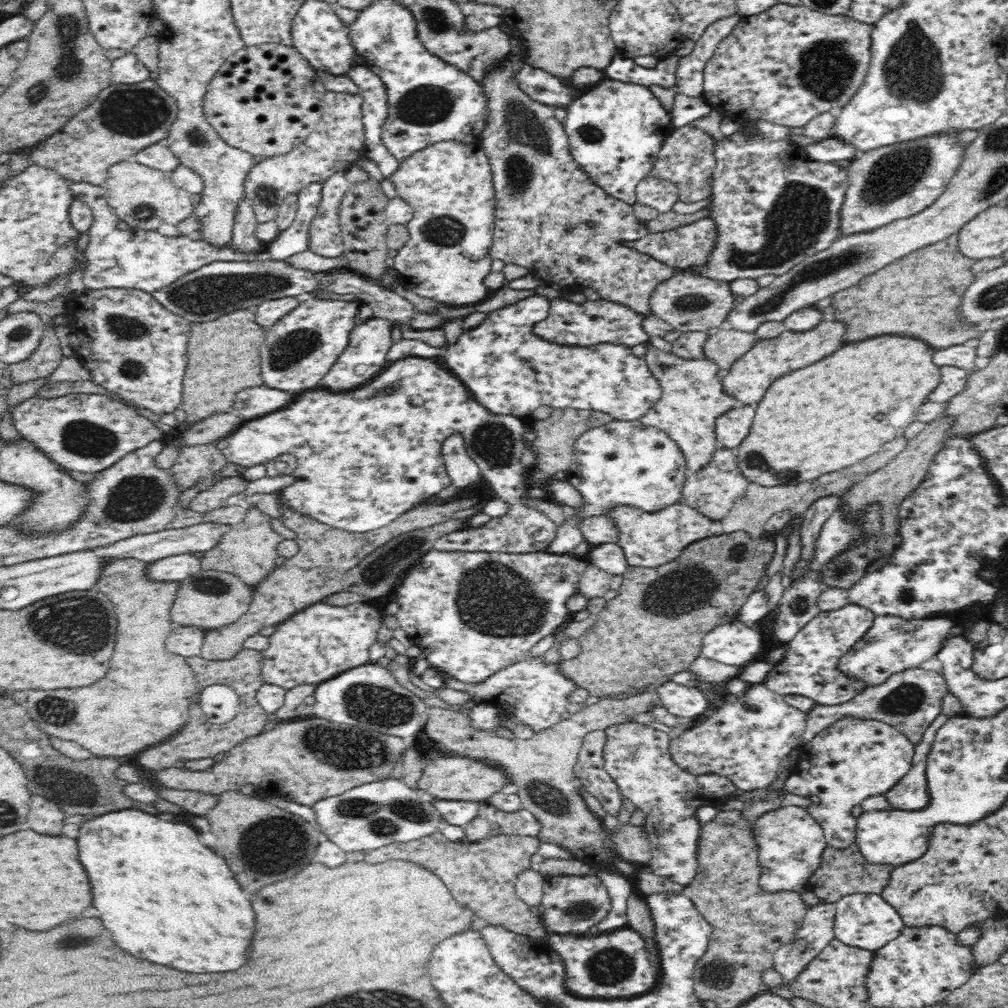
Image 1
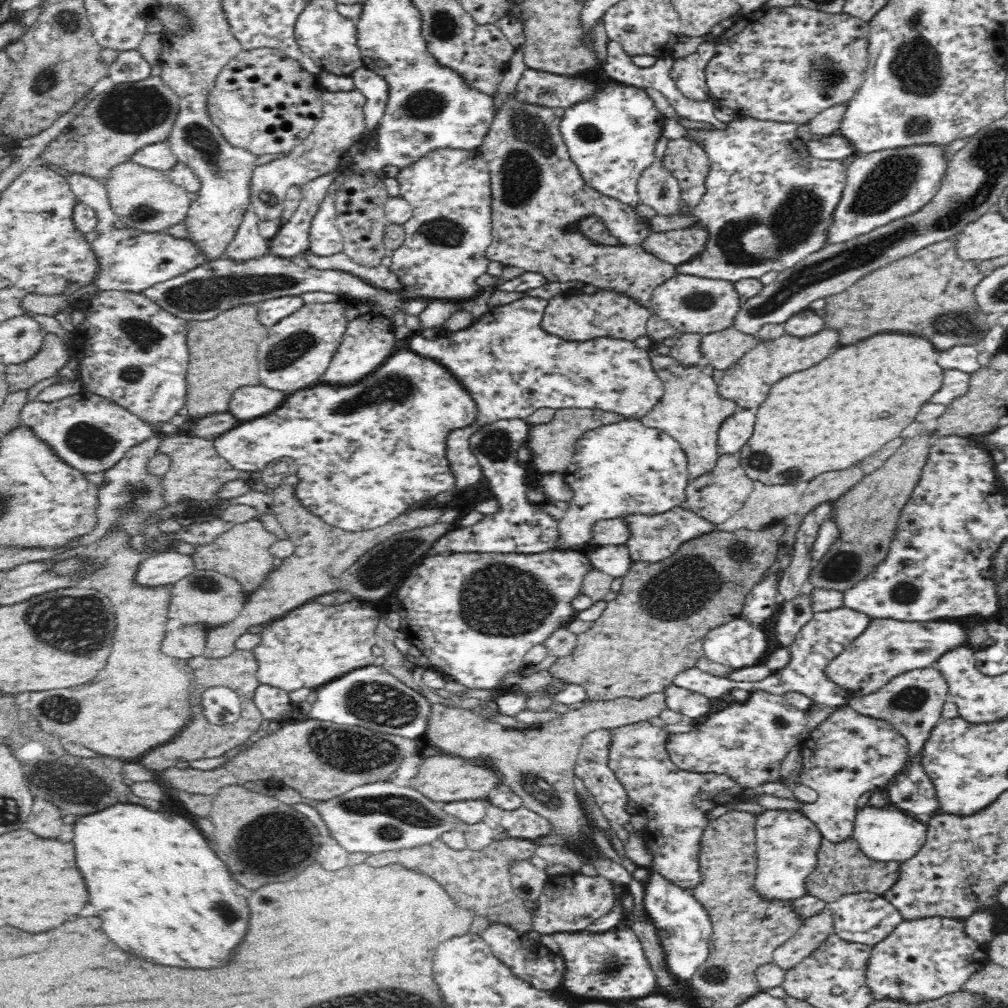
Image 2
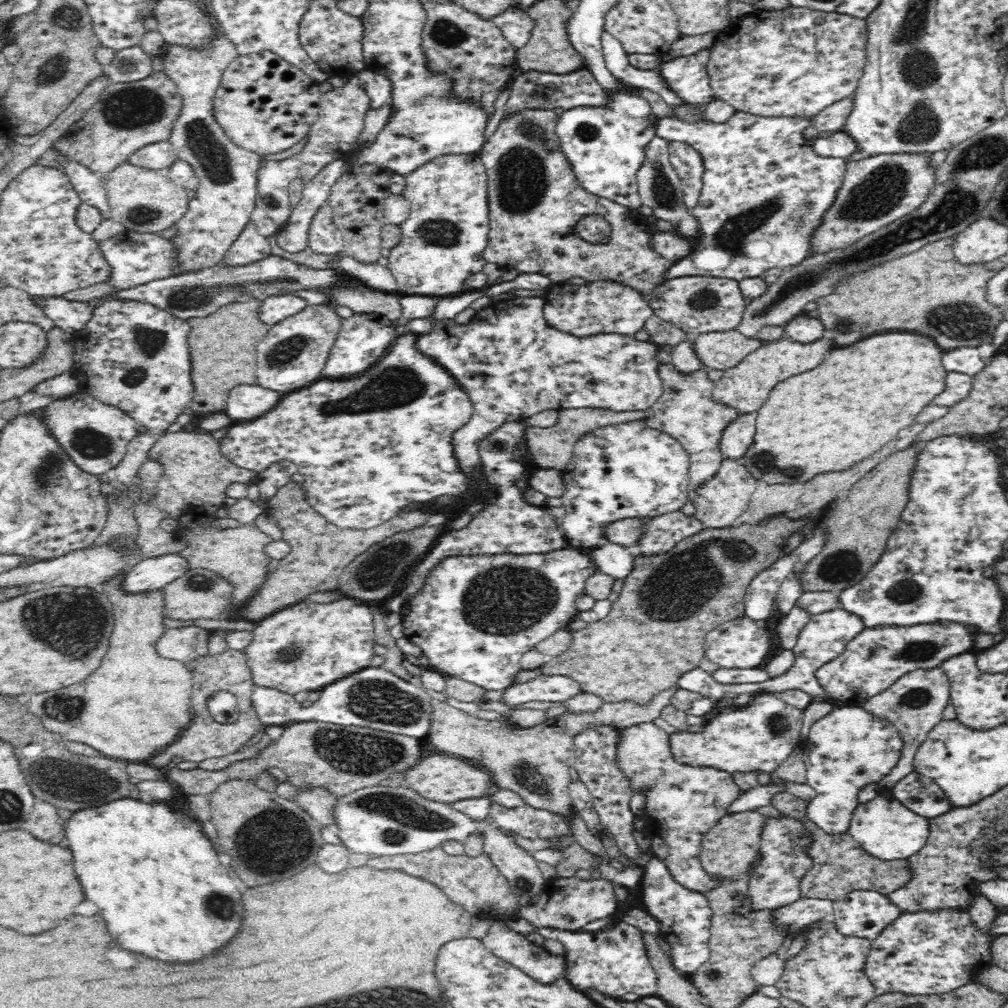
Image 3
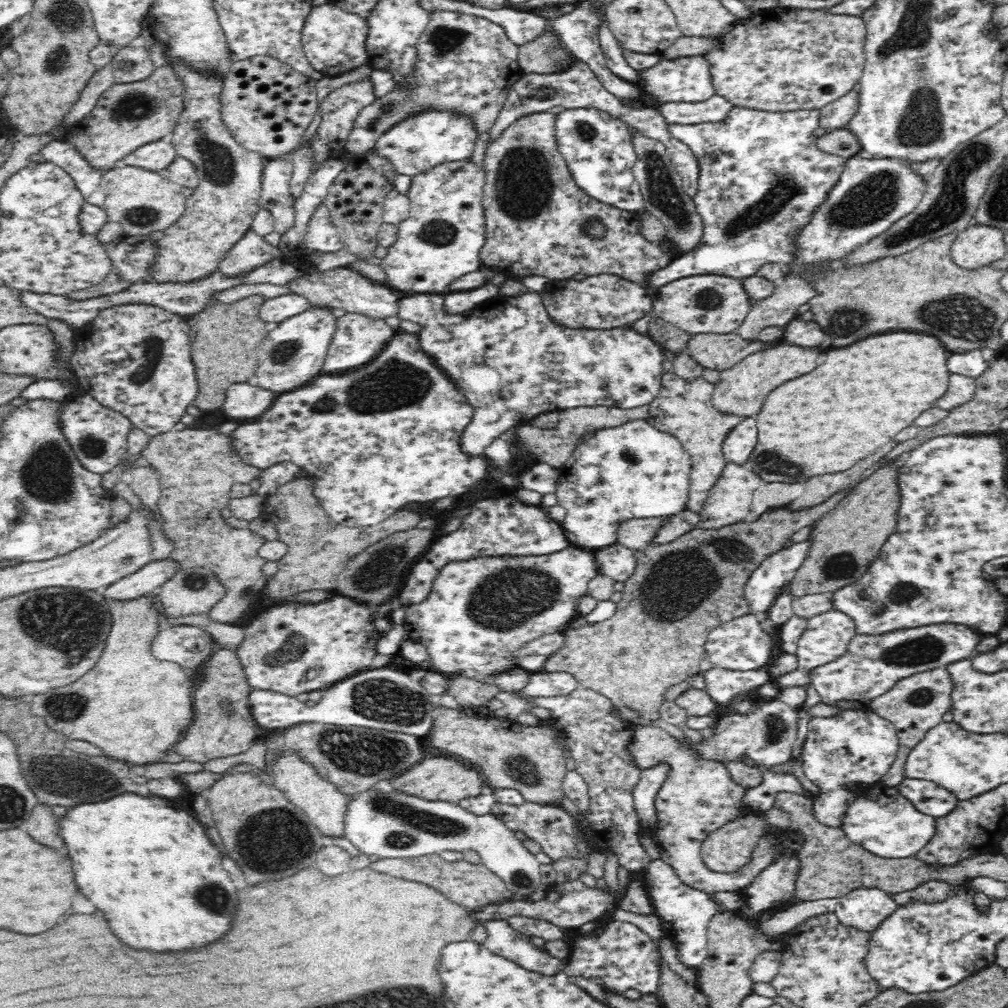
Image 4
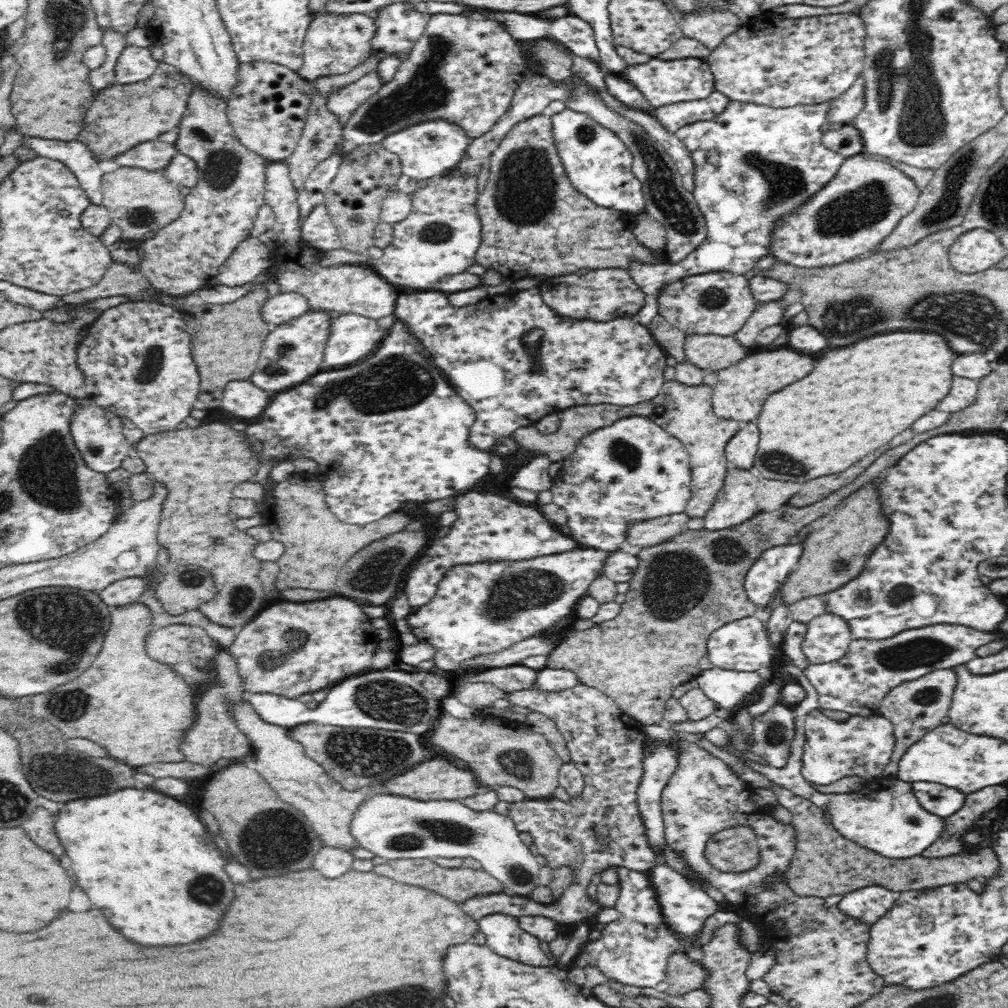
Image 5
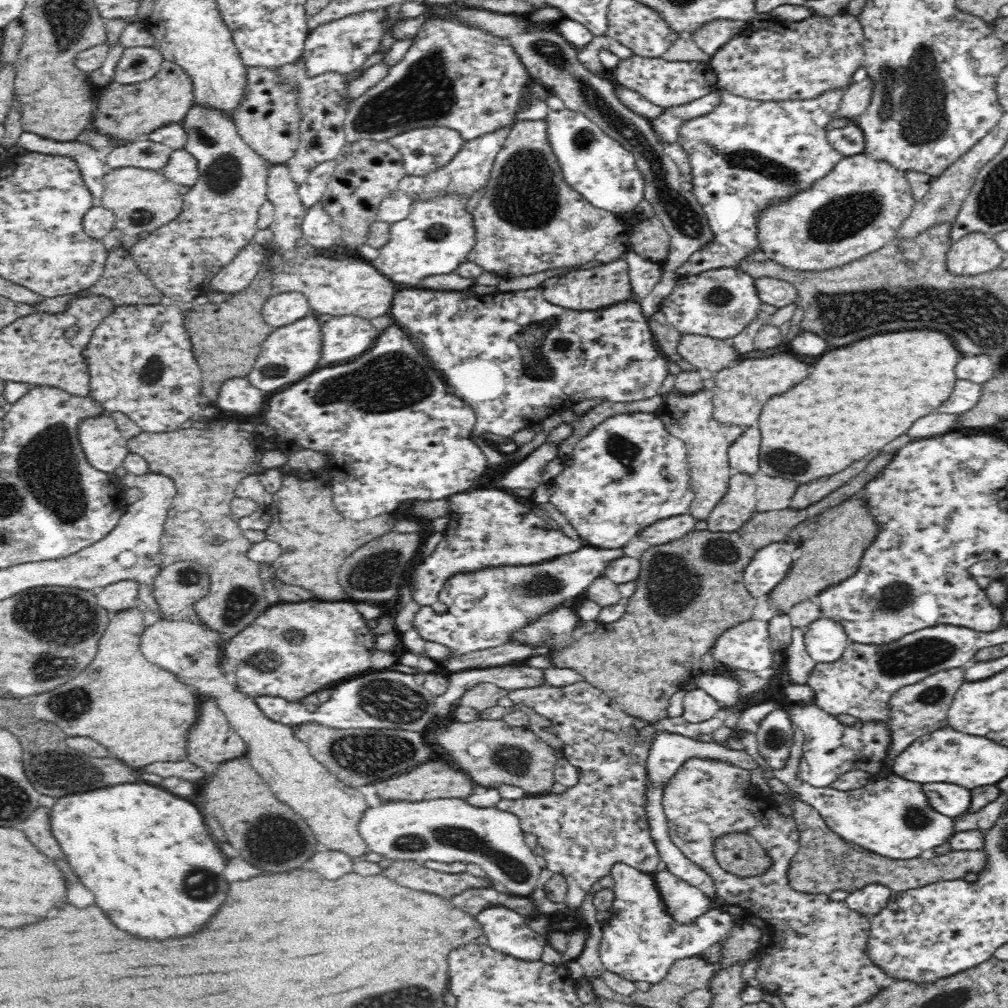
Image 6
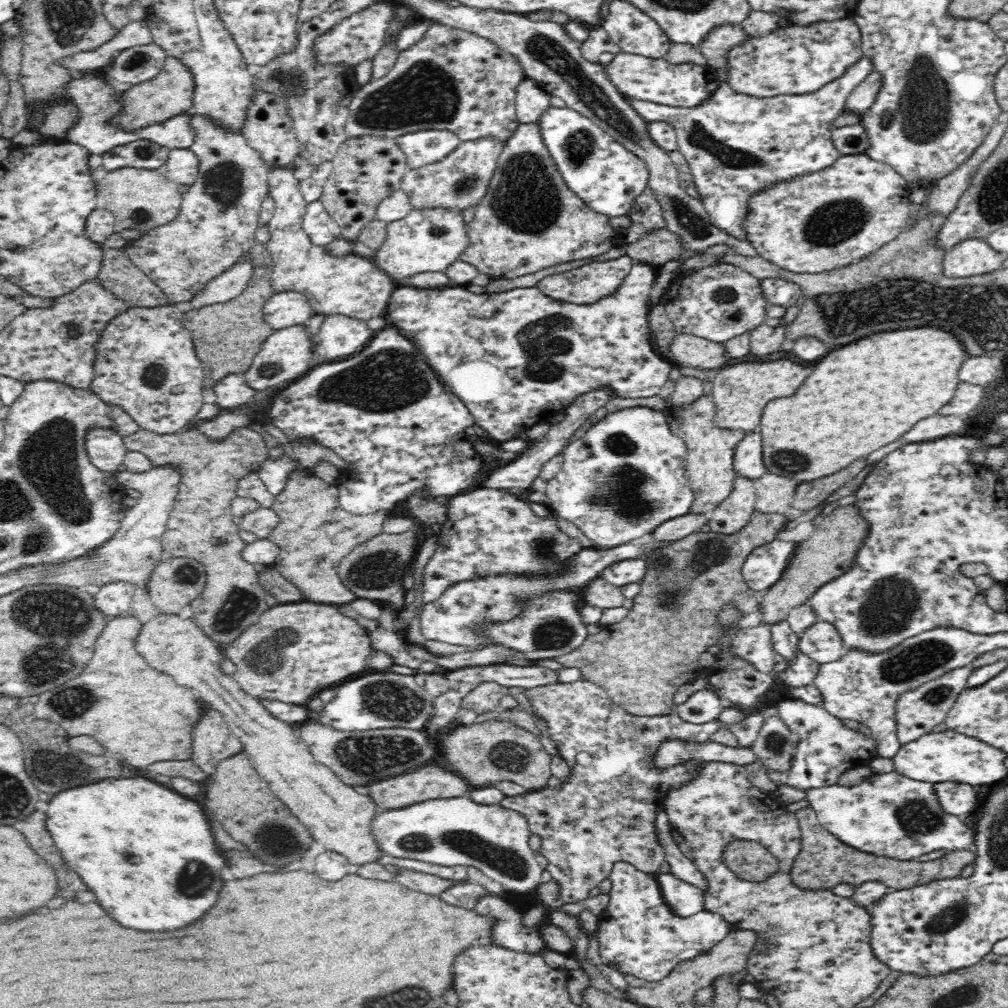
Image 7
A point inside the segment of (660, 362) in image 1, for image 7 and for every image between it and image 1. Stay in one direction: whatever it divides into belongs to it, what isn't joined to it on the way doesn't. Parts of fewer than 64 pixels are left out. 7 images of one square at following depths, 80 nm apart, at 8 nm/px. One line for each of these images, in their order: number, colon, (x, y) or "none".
2: (691, 411)
3: (687, 410)
4: (684, 408)
5: (686, 412)
6: (689, 417)
7: (708, 463)

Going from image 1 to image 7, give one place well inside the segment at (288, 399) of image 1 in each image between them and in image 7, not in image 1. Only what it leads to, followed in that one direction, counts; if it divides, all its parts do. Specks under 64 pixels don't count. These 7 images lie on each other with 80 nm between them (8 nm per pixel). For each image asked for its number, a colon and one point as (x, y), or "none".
2: (249, 402)
3: (245, 402)
4: (244, 400)
5: (243, 398)
6: (237, 394)
7: (233, 391)

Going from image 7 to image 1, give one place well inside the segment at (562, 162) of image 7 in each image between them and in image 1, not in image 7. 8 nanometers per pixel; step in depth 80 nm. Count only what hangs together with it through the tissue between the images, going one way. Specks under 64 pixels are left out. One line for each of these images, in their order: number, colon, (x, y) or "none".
1: (615, 129)
2: (611, 137)
3: (606, 145)
4: (598, 147)
5: (598, 164)
6: (594, 164)

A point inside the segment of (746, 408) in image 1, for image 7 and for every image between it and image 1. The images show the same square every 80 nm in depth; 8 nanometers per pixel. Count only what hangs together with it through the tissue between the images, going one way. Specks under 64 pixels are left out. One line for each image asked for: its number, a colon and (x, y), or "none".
2: (735, 430)
3: (738, 435)
4: (739, 443)
5: (740, 450)
6: (743, 454)
7: (747, 461)

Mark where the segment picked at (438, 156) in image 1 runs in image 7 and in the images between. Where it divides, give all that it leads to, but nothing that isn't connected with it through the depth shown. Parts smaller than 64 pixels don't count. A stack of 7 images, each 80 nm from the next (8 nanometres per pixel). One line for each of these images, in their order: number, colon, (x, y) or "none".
2: (443, 254)
3: (442, 242)
4: (440, 240)
5: (439, 238)
6: (438, 235)
7: (426, 240)

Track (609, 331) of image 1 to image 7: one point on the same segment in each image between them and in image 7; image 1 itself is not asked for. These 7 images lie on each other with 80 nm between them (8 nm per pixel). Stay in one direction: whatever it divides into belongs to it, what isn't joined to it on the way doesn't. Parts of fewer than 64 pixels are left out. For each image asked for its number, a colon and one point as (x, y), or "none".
2: (605, 314)
3: (603, 307)
4: (602, 302)
5: (604, 295)
6: (592, 290)
7: (589, 283)

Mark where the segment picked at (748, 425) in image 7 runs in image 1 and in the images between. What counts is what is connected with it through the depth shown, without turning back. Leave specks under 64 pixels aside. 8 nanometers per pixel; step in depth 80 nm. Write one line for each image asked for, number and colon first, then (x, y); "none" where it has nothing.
1: (749, 378)
2: (747, 383)
3: (745, 386)
4: (741, 390)
5: (741, 390)
6: (740, 392)

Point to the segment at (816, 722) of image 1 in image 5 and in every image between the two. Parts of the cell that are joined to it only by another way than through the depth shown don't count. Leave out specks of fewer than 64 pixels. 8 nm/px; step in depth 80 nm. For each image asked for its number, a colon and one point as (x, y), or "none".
2: (912, 702)
3: (914, 703)
4: (915, 704)
5: (915, 707)

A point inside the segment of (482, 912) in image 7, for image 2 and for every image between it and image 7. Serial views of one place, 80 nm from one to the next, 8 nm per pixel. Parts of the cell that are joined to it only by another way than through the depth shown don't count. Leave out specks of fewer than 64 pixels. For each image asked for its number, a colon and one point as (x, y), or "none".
2: (529, 959)
3: (507, 944)
4: (503, 940)
5: (504, 936)
6: (507, 932)

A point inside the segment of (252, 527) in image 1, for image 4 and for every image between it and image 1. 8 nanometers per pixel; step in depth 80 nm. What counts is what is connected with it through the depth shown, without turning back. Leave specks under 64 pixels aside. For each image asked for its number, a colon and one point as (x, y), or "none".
2: (243, 552)
3: (193, 486)
4: (197, 468)

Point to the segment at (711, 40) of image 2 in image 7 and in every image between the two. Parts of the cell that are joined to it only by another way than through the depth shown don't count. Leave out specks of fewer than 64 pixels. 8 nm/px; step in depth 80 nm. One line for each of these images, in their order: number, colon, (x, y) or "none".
3: (688, 77)
4: (687, 79)
5: (662, 82)
6: (665, 84)
7: (656, 80)

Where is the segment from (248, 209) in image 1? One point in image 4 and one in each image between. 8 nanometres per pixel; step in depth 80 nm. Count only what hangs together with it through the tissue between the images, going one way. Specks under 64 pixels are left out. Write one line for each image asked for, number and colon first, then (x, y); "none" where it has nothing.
2: (247, 244)
3: (250, 246)
4: (251, 250)

